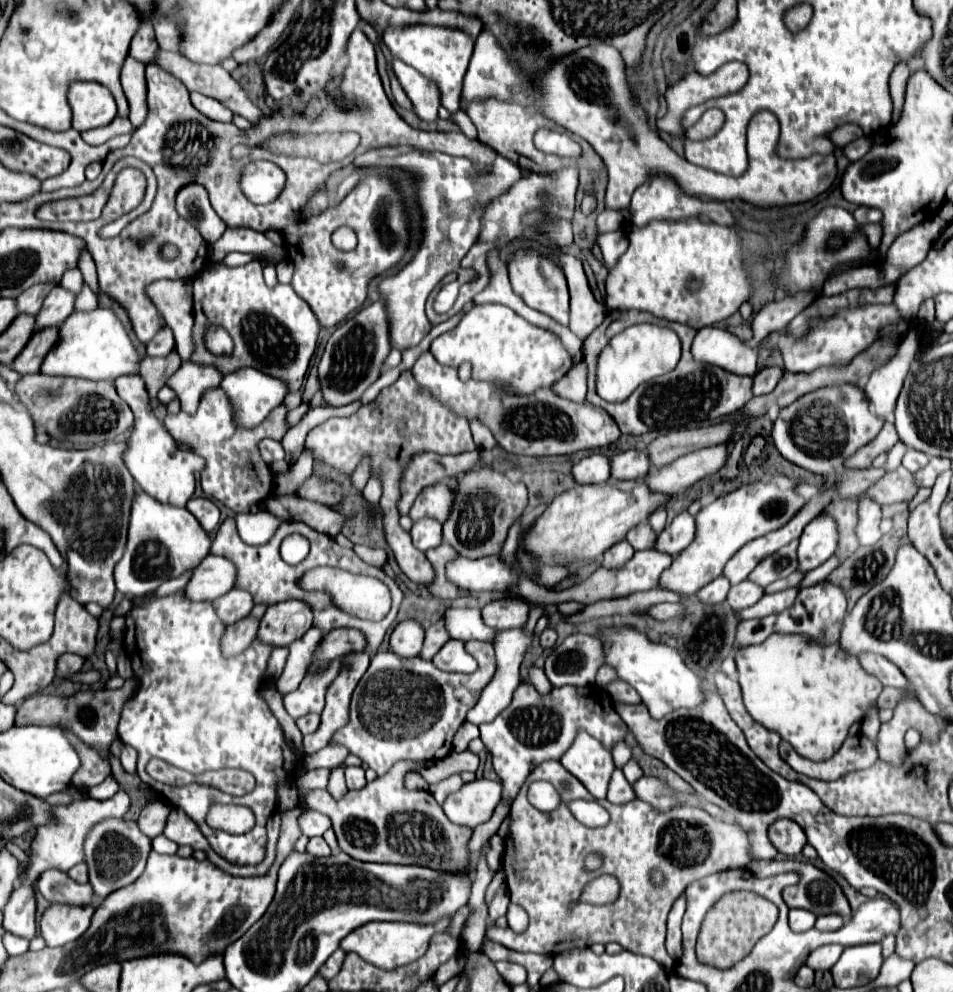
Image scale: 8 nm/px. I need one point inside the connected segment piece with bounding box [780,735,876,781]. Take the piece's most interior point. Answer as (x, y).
(858, 753)

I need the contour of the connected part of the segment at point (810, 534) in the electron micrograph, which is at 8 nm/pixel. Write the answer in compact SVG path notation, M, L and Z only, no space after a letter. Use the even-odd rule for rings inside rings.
M818 515L804 527L798 543L798 571L806 573L828 561L836 551L836 523L828 515Z

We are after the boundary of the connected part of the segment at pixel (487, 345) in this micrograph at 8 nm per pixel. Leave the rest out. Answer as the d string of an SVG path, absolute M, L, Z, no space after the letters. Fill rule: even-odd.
M474 305L452 331L448 331L432 341L430 351L438 363L448 365L448 367L458 369L462 363L470 363L472 379L486 381L492 385L496 383L496 387L510 391L514 395L532 395L540 387L550 387L560 377L564 377L572 367L570 355L564 349L558 335L530 325L528 321L524 321L520 315L516 315L512 309L508 309L504 305Z

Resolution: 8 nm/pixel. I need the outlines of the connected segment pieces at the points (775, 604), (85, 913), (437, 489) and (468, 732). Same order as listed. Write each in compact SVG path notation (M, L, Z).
M788 589L788 591L778 591L772 595L766 595L756 605L740 611L740 615L742 615L742 619L756 619L756 617L768 617L768 615L780 613L794 605L796 595L798 595L798 589Z
M50 905L40 921L42 937L48 947L62 947L76 941L88 927L94 907L74 905Z
M436 483L432 487L426 487L414 501L410 517L412 521L432 517L440 523L444 523L450 517L452 505L454 505L454 489L450 489L448 483Z
M464 723L464 725L458 729L456 737L454 737L454 751L456 751L456 753L466 751L468 743L470 743L472 739L476 739L476 737L478 737L478 727L472 725L472 723Z

